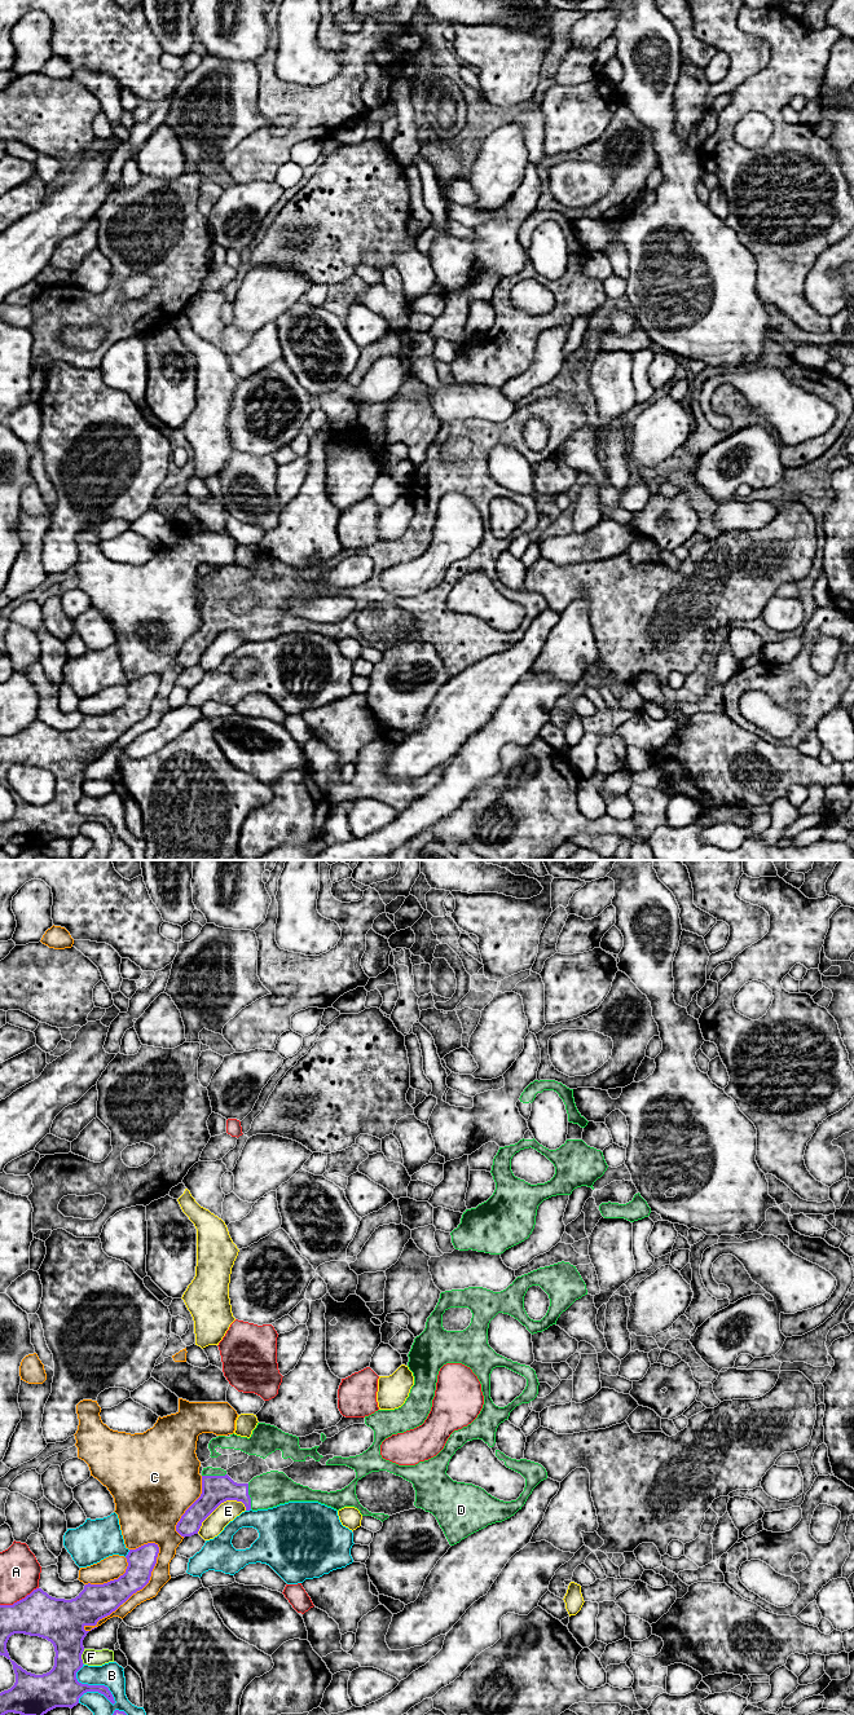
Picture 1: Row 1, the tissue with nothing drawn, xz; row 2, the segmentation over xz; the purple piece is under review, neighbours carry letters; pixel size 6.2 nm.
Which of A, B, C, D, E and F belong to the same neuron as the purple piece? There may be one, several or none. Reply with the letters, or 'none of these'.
D

